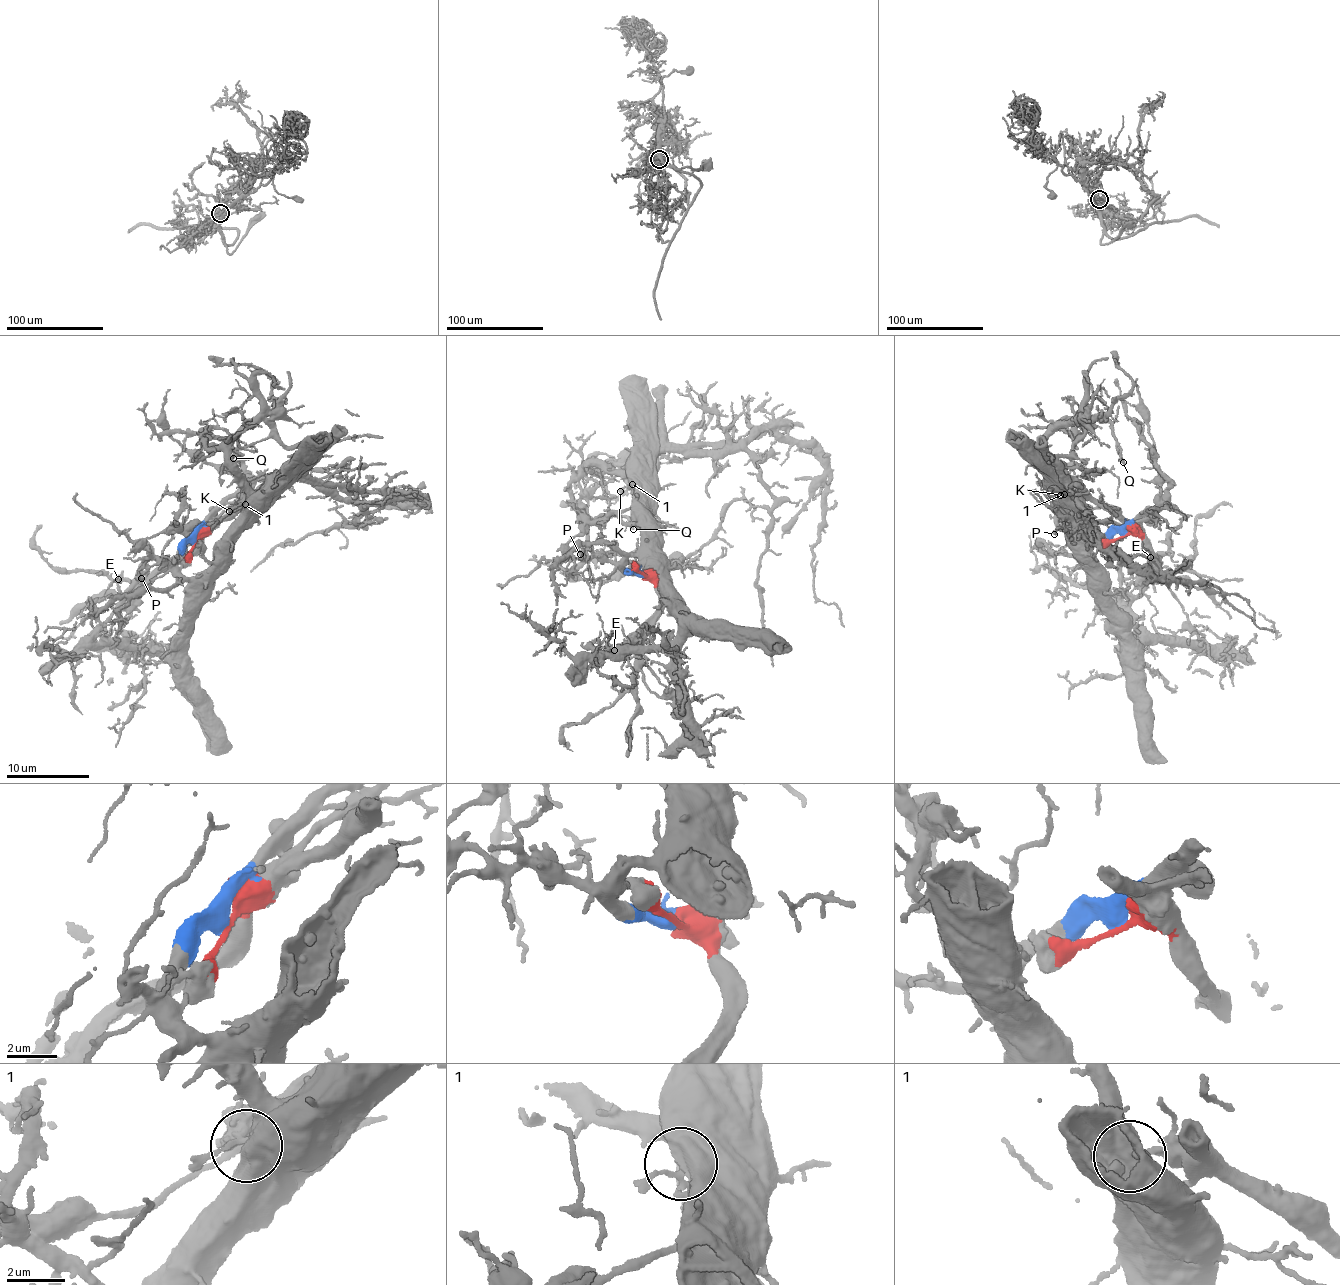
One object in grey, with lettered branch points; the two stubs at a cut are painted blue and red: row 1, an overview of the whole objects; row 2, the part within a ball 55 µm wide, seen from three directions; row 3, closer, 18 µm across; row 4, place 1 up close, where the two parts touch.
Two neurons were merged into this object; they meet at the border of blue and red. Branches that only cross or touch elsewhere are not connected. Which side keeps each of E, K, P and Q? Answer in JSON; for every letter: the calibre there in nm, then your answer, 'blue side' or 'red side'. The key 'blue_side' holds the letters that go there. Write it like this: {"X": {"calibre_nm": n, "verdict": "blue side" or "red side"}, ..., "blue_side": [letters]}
{"E": {"calibre_nm": 200, "verdict": "blue side"}, "K": {"calibre_nm": 240, "verdict": "red side"}, "P": {"calibre_nm": 110, "verdict": "blue side"}, "Q": {"calibre_nm": 150, "verdict": "blue side"}, "blue_side": ["E", "P", "Q"]}

